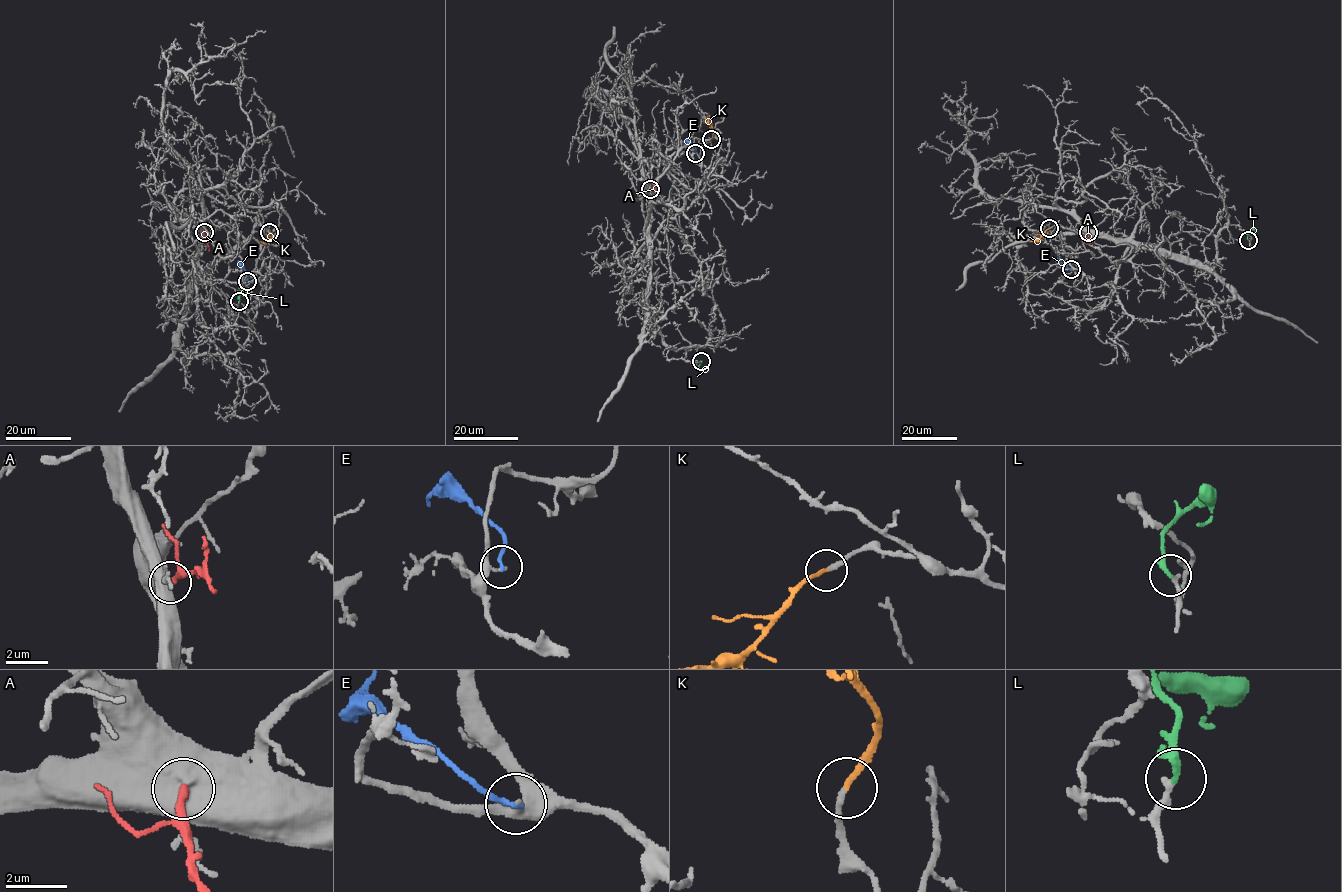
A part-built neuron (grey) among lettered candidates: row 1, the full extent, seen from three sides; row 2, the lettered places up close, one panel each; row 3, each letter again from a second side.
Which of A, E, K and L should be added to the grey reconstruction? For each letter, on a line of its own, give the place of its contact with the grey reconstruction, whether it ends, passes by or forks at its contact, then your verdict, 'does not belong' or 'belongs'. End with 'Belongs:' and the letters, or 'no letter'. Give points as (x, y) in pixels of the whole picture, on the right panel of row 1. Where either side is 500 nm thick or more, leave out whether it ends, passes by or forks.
A: (1088, 232) | belongs
E: (1071, 269) | it ends | does not belong
K: (1049, 228) | it ends | belongs
L: (1248, 240) | it ends | belongs
Belongs: A, K, L

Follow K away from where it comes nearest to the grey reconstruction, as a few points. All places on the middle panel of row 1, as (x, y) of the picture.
K: (712, 140), (715, 131), (709, 123), (709, 113)

